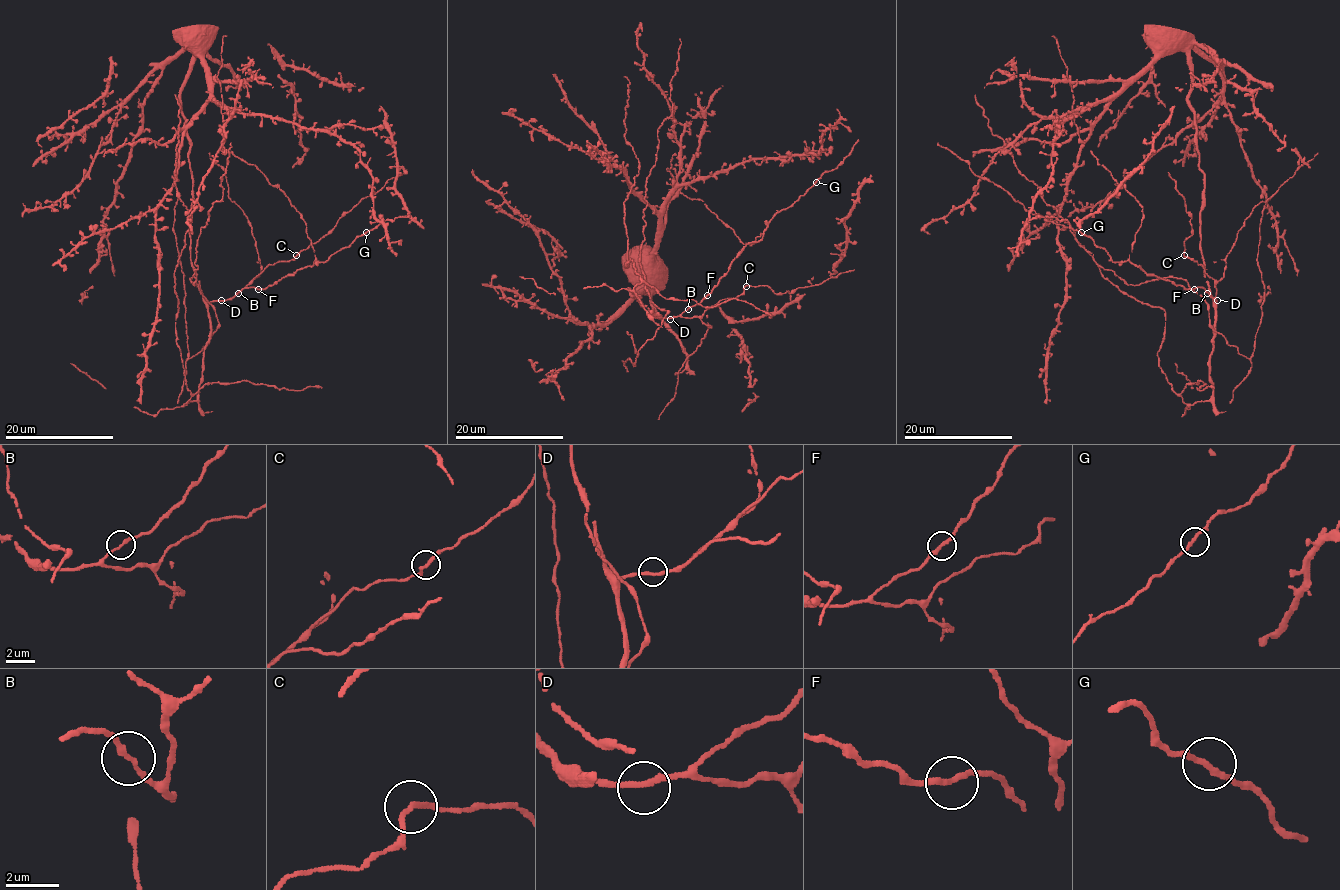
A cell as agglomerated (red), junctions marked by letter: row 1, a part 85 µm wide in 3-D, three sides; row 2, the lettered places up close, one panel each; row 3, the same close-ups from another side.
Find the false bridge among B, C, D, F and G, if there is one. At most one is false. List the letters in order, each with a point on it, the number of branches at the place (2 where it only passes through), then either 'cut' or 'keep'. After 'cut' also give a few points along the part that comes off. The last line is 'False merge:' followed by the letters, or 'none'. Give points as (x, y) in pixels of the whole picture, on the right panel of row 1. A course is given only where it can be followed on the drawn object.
B: place (1207, 293); branches 2; keep
C: place (1184, 255); branches 2; keep
D: place (1217, 300); branches 2; keep
F: place (1194, 289); branches 2; keep
G: place (1081, 232); branches 2; keep
False merge: none

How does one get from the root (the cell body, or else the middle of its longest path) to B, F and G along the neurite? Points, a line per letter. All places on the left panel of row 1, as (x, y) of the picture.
B: (221, 301), (230, 300), (238, 293)
F: (221, 301), (230, 300), (245, 288), (258, 289)
G: (221, 301), (230, 300), (245, 288), (264, 289), (316, 260), (326, 262), (366, 232)

